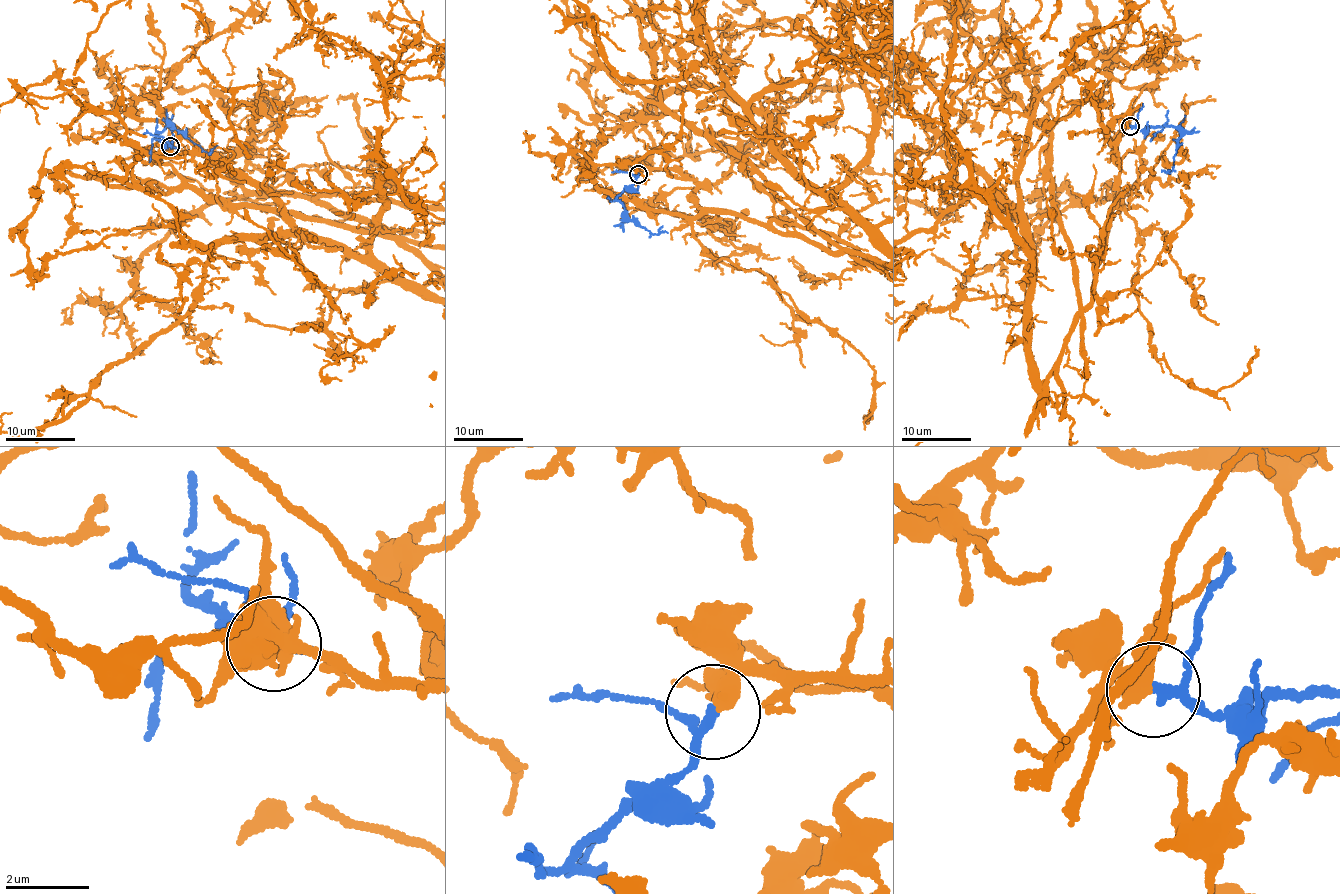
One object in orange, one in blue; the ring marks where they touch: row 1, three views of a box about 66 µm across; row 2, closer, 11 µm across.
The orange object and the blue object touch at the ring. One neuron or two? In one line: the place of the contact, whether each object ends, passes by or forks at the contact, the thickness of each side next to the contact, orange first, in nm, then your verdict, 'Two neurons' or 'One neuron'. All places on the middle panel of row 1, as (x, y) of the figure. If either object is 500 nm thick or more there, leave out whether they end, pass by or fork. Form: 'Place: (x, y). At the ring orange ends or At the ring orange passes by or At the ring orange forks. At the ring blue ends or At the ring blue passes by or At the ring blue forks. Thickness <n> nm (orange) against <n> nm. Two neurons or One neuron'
Place: (638, 174). At the ring orange passes by. At the ring blue passes by. Thickness 400 nm (orange) against 190 nm. One neuron

